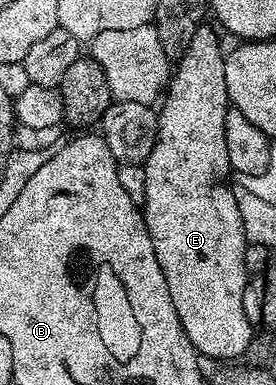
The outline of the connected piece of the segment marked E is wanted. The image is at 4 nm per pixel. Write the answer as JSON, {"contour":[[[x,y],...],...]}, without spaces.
{"contour":[[[200,25],[197,35],[193,35],[189,47],[183,53],[182,62],[174,66],[169,78],[161,101],[163,110],[160,108],[157,113],[155,145],[147,160],[142,163],[147,198],[141,208],[149,239],[153,239],[157,263],[161,263],[161,271],[167,280],[169,299],[173,299],[177,319],[181,319],[181,327],[189,343],[193,343],[200,358],[212,357],[219,361],[215,363],[231,363],[242,358],[253,336],[243,306],[247,286],[245,251],[248,242],[234,198],[233,185],[229,180],[232,167],[225,143],[225,115],[229,108],[223,62],[225,49],[219,46],[219,37],[209,25]]]}

